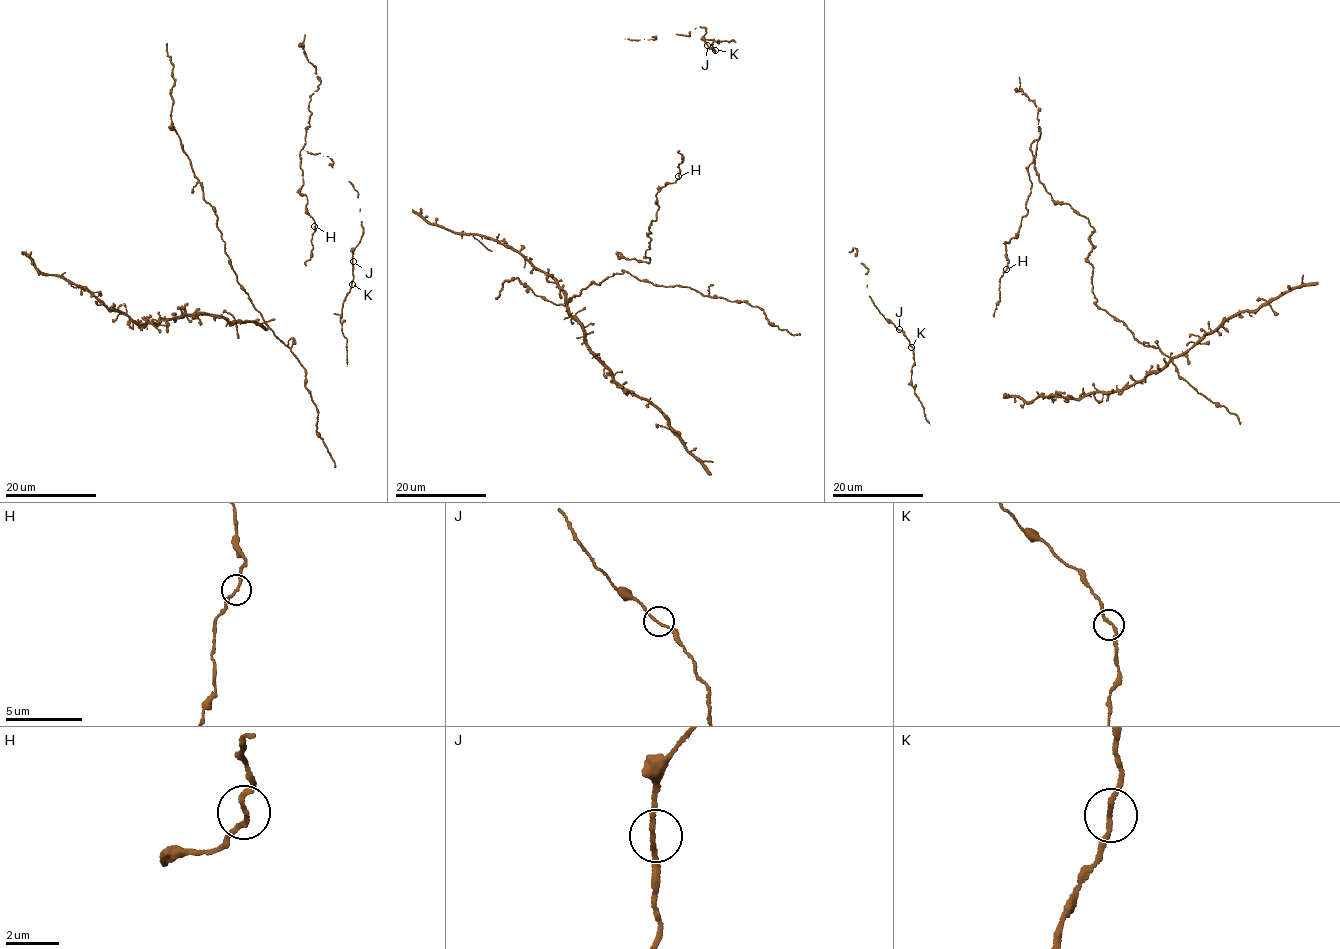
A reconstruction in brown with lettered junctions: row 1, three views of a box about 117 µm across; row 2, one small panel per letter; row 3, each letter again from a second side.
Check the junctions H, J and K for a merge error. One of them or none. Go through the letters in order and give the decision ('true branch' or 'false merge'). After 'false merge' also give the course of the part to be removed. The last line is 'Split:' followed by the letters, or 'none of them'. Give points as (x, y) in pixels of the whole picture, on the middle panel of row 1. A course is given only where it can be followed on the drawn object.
H: true branch
J: true branch
K: true branch
Split: none of them

